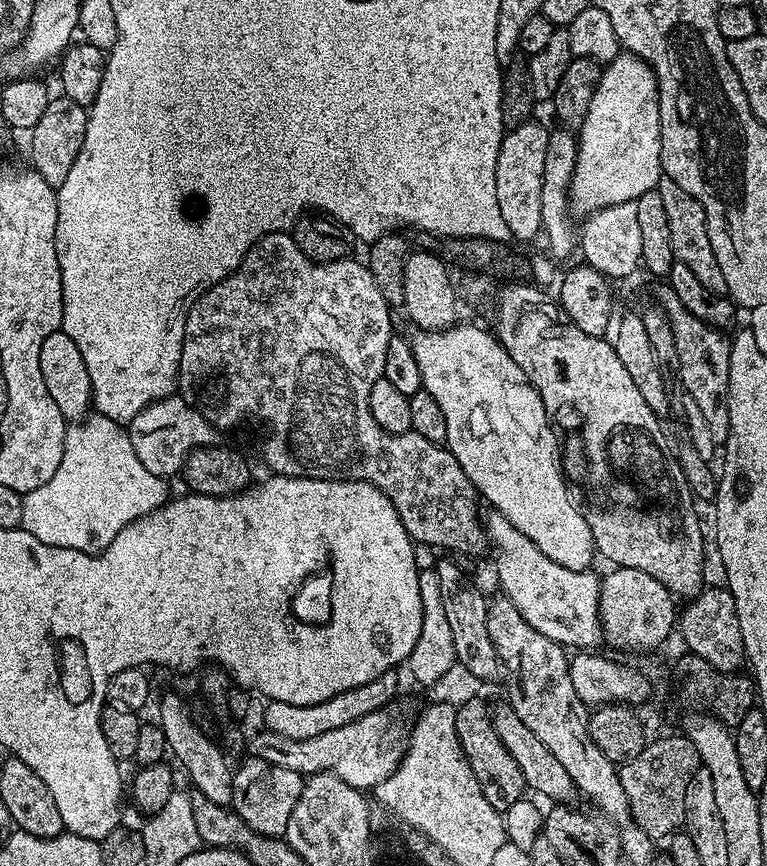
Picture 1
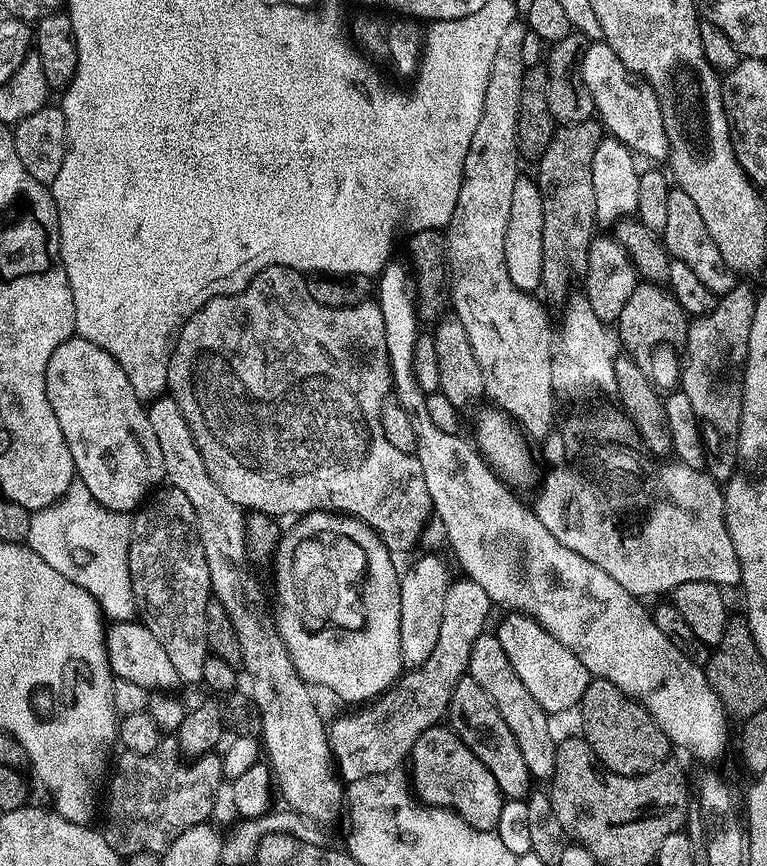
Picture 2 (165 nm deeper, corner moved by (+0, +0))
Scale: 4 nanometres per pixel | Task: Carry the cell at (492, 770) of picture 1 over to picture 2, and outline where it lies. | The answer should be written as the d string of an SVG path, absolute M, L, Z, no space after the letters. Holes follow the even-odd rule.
M435 726L426 730L414 742L410 765L412 764L411 775L414 777L415 791L433 806L451 805L475 828L495 829L500 823L506 797L495 781L494 775L470 747L466 746L466 742L459 737L459 734L451 727L442 727Z

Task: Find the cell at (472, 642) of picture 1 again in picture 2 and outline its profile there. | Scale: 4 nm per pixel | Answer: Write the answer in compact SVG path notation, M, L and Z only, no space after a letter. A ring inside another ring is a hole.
M484 630L474 638L469 650L467 675L472 676L474 682L490 694L491 701L497 706L518 742L518 748L526 760L531 777L537 781L538 779L547 781L556 765L557 746L557 741L552 740L552 728L548 725L549 713L544 712L542 706L538 706L538 702L534 702L534 694L526 690L522 678L518 678L514 666L510 664L510 658L506 656L502 642L491 631Z

